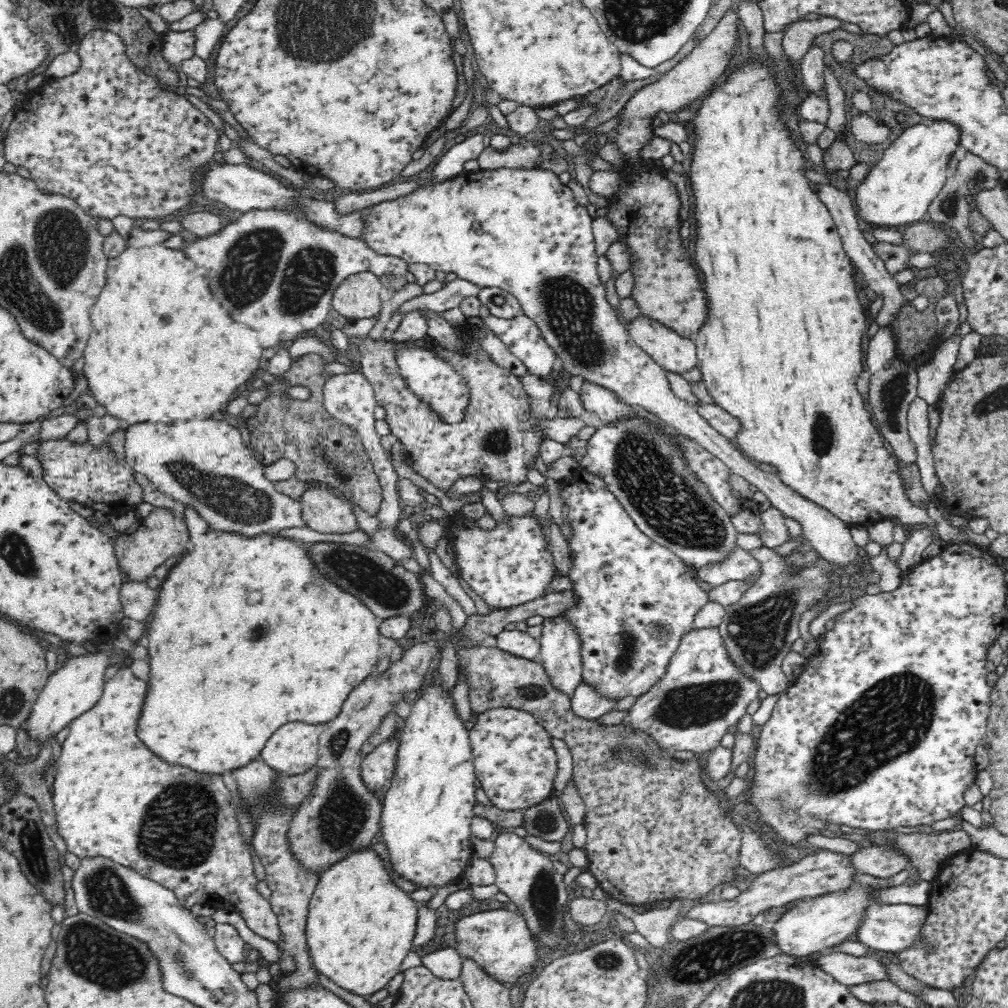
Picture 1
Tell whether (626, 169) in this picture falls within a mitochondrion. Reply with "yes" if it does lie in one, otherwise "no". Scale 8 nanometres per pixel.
no

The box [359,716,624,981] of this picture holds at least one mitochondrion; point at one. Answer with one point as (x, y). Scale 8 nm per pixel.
(543, 893)

